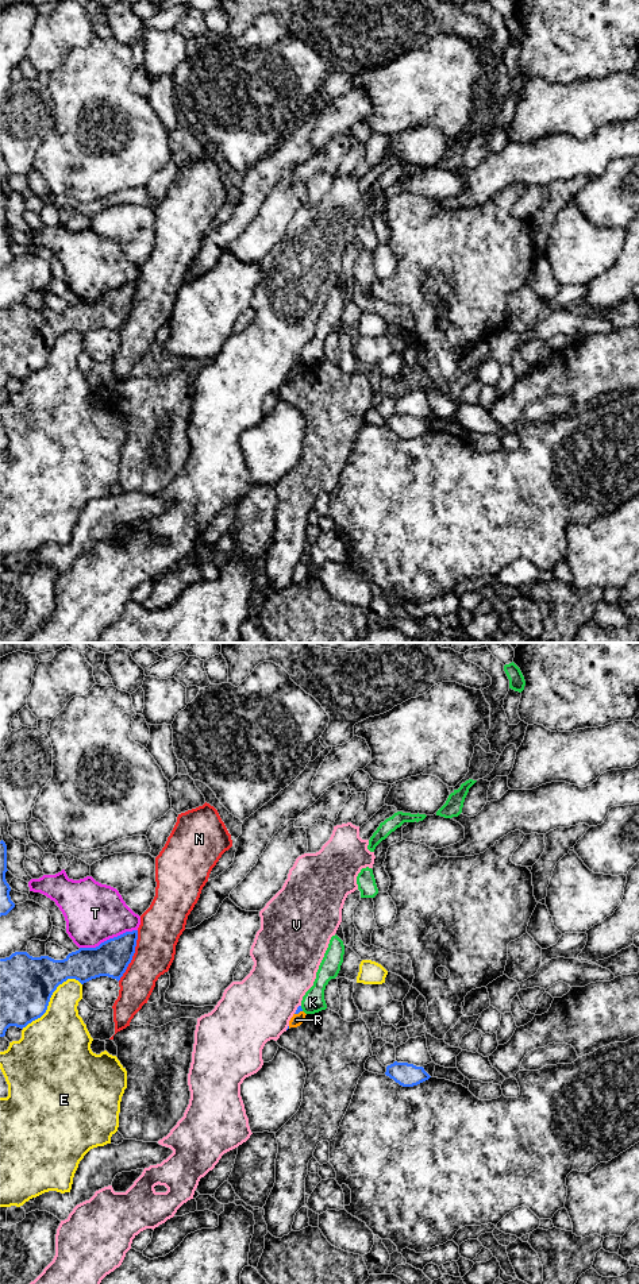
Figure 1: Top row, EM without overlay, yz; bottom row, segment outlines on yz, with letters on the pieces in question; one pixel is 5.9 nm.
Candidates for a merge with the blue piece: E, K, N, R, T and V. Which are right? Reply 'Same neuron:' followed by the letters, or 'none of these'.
Same neuron: none of these

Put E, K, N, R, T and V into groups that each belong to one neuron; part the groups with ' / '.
E / K / N / R / T / V

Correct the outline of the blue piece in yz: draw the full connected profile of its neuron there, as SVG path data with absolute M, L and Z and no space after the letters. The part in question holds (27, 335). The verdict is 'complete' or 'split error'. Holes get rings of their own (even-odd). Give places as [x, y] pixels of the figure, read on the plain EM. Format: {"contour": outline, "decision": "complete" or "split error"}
{"contour": "M138 282L126 284L96 300L80 300L63 312L15 304L0 311L0 389L9 378L26 379L41 370L53 344L68 331L81 336L108 328L118 333L135 305Z", "decision": "complete"}

